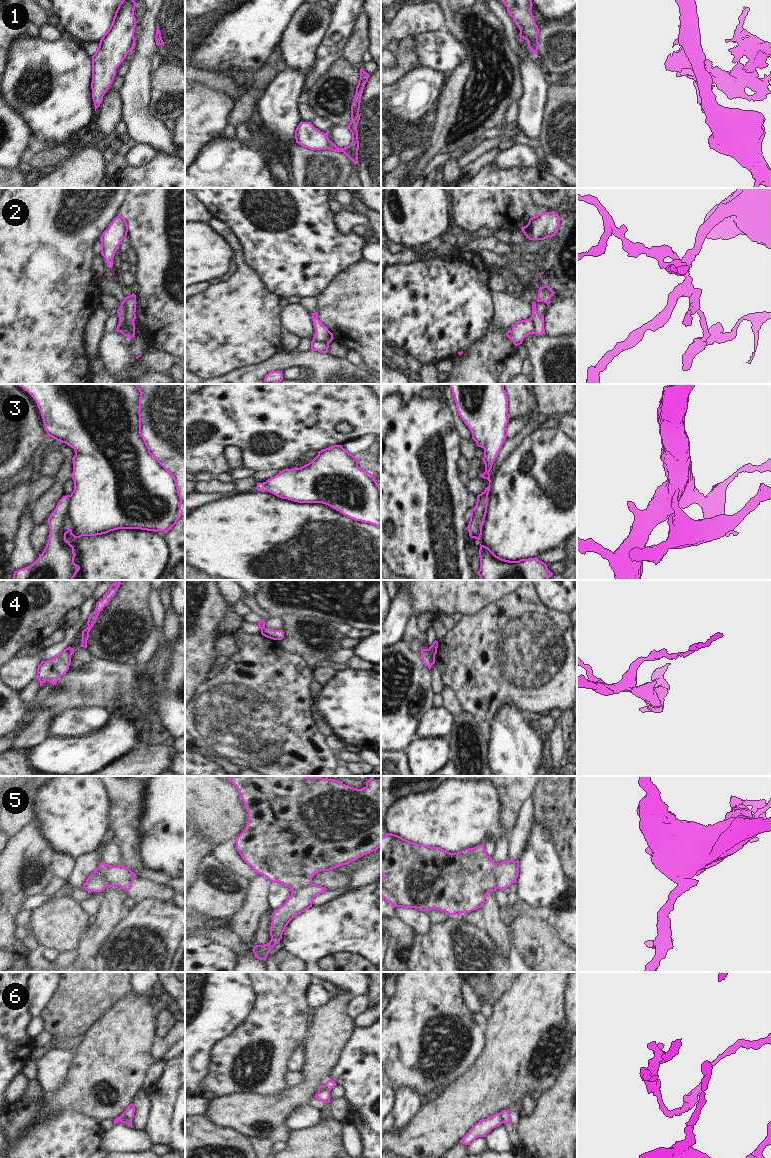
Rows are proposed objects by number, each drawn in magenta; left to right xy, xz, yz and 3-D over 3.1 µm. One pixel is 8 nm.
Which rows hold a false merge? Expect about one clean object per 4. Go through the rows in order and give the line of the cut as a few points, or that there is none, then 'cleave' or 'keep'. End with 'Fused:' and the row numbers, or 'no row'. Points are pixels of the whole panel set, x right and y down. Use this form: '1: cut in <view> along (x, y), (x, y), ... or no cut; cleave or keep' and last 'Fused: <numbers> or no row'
1: cut in yz along (537, 37), (532, 37), (528, 41); cleave
2: cut in xy along (123, 302), (124, 324), (121, 332); cleave
3: cut in xy along (69, 495), (70, 530); cleave
4: cut in yz along (428, 649), (434, 657); cleave
5: cut in yz along (494, 863), (494, 876), (497, 887); cleave
6: cut in xy along (119, 1120), (122, 1115), (126, 1115), (131, 1120); cleave
Fused: 1, 2, 3, 4, 5, 6

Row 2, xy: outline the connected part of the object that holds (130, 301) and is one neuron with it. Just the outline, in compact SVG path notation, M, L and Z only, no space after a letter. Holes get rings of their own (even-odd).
M133 293L130 296L124 298L123 303L125 305L125 318L124 325L122 327L122 334L128 335L128 332L135 333L135 319L136 317L136 295Z

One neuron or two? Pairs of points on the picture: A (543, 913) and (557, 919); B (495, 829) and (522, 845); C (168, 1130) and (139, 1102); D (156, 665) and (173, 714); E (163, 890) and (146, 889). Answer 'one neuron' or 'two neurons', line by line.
A: two neurons
B: two neurons
C: two neurons
D: one neuron
E: one neuron

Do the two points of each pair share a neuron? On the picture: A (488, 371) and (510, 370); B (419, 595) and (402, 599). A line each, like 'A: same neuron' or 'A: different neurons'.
A: different neurons
B: different neurons

